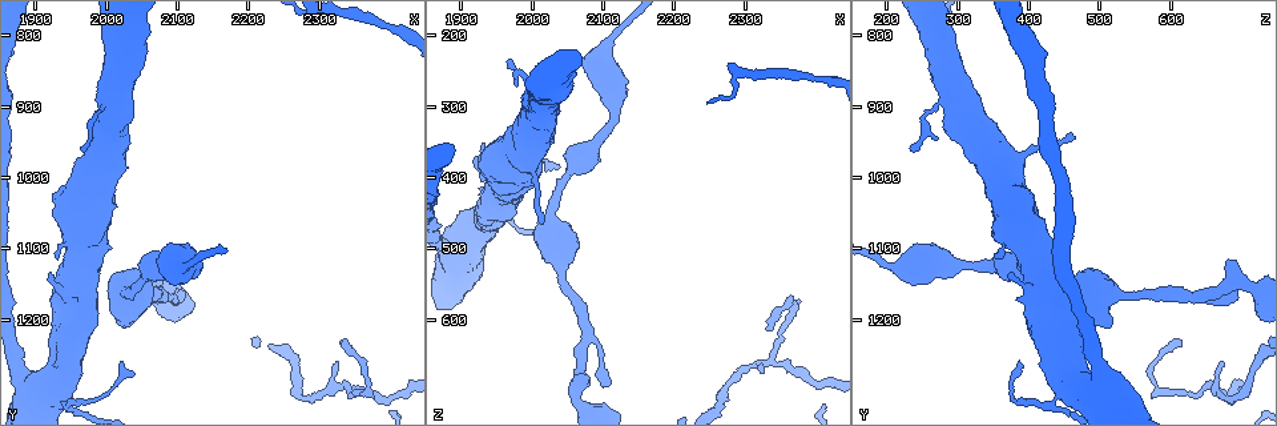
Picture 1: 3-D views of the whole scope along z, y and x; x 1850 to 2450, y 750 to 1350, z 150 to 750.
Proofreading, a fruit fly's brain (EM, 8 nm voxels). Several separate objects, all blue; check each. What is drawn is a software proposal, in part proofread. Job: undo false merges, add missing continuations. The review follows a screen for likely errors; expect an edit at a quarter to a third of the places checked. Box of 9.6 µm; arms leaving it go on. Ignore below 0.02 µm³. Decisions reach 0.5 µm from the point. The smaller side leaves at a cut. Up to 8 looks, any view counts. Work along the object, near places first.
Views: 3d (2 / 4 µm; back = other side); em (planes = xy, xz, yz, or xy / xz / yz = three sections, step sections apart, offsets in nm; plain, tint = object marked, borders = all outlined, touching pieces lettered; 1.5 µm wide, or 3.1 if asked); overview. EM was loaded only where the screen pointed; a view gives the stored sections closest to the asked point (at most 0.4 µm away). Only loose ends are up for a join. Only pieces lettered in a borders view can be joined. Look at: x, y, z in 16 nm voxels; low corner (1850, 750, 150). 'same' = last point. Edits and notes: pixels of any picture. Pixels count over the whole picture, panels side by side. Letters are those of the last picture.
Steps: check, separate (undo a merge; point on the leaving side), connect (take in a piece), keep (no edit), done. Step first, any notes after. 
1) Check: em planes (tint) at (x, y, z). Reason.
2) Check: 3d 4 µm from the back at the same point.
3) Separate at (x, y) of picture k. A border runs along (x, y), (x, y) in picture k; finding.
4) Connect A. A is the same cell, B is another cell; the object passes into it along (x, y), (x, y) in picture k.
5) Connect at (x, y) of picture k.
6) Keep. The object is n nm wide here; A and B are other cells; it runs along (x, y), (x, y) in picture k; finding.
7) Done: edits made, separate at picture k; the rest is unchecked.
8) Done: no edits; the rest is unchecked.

Check: em planes (borders) at (2055, 1140, 390). Sudden change in width.

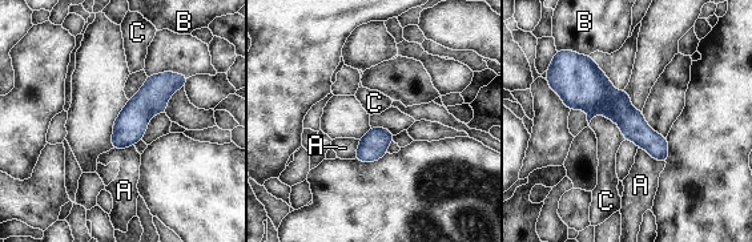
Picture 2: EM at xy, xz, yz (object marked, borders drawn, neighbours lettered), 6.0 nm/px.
Keep. The longest contact is with C, 240 nm; A, B and C are other cells; it runs along (561, 85), (610, 103), (664, 157) in picture 2; all the same neuron.

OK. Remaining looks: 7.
Check: 3d 4 µm at (1950, 1315, 440).

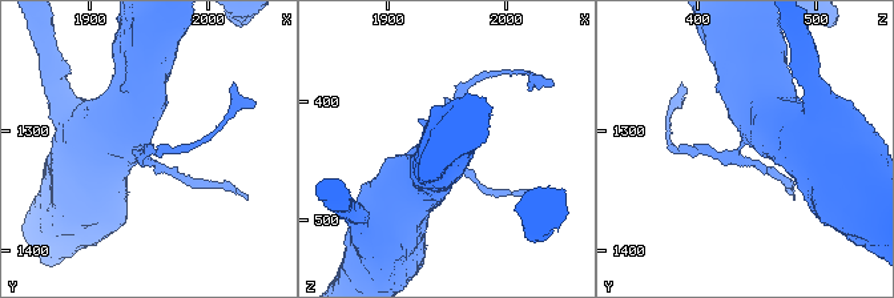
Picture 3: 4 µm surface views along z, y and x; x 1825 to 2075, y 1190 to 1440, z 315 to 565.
Check: em xz step 4 (tint) at (1946, 1316, 436). Need the tissue.

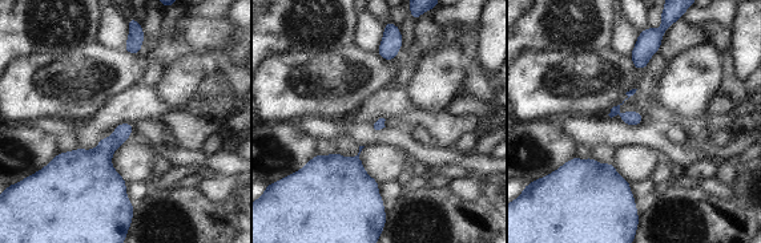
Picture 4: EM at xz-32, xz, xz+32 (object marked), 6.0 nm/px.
Check: em planes (borders) at the same point. Cut it another way.

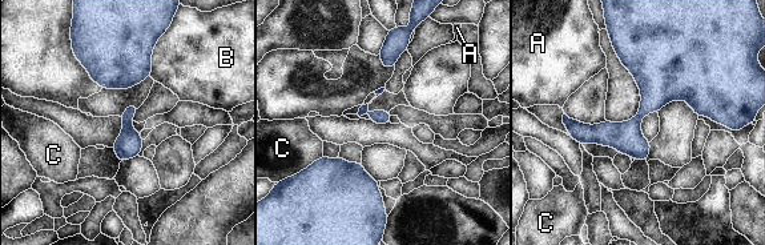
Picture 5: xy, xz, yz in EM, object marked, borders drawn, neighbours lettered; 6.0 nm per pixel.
Keep. A, B and C are other cells; continuous, no second neuron.

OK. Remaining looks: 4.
Check: em planes (tint) at (2330, 1295, 665). Three-way junction.

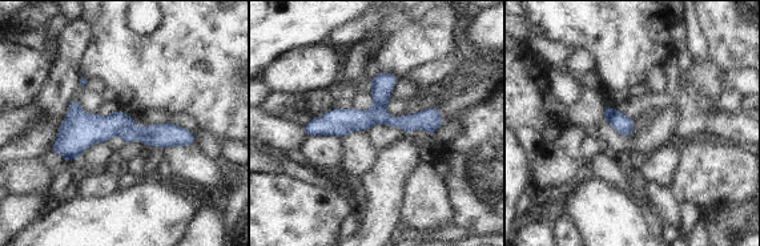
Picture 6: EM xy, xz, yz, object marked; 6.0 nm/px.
Check: em planes (borders) at the same point. What lies round it.

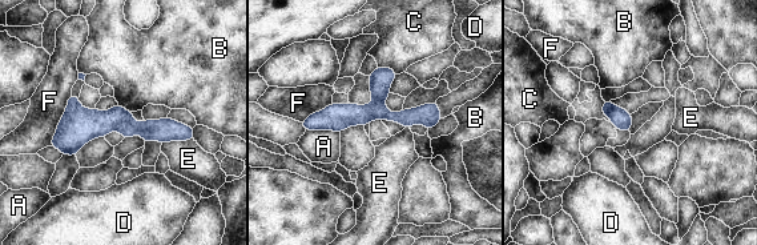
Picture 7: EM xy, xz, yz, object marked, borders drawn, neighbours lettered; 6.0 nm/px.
Separate at (607, 107) of picture 7. A, B, C, D, E and F are other cells; a border runs along (613, 107), (608, 115) in picture 7; two neurons meet here.

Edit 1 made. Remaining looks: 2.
Done: edits made, separate at picture 7; the rest is unchecked.

